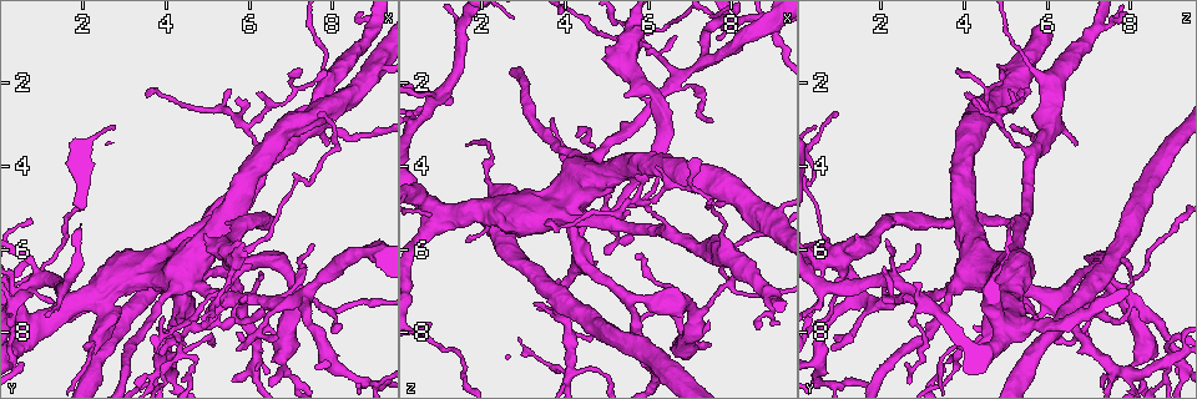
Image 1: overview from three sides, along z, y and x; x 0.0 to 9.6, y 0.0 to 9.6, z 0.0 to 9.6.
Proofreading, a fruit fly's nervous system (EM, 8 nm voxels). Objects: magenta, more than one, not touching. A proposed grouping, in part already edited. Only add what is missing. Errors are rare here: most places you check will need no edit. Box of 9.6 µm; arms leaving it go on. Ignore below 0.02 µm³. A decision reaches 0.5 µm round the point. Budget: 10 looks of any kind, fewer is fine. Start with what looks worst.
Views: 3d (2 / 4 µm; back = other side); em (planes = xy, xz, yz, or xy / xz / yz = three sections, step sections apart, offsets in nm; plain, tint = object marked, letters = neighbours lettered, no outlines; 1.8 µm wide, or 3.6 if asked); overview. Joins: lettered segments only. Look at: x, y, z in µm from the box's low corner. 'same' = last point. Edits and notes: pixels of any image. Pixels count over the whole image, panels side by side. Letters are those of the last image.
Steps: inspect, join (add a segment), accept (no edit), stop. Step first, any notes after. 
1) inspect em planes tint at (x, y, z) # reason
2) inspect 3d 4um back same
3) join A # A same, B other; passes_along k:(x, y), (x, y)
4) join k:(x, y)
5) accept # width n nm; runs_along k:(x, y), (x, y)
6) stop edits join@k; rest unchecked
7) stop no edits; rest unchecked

inspect 3d 4um at (5.85, 5.25, 4.15) # abrupt turn

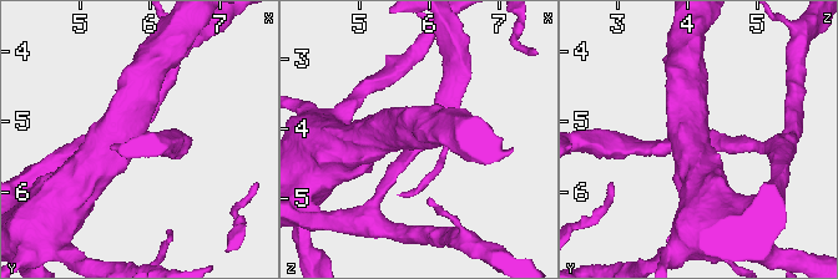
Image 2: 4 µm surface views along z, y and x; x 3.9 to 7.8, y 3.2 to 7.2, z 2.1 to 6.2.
inspect em 3.6um planes plain same # now the EM

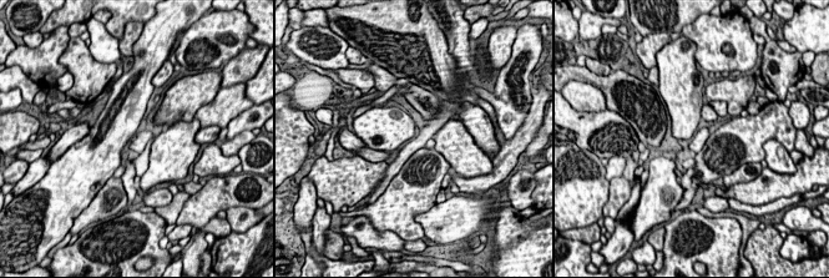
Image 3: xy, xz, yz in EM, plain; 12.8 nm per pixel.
inspect em 3.6um planes letters same # see the neighbours

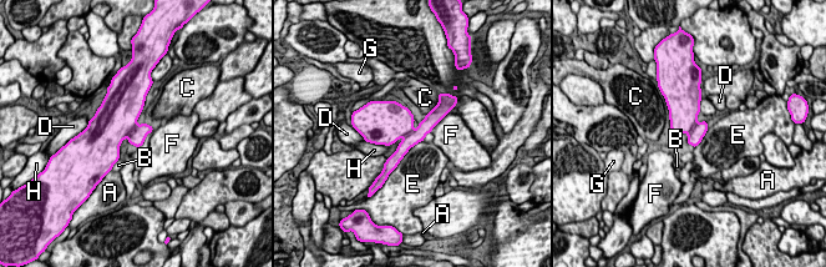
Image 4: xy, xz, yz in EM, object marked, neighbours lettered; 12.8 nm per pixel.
accept # longest_contact E 550 nm; A other, B other, C other, D other, E other, F other, G other, H other; no lettered segment goes on from it

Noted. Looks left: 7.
inspect 3d 4um back at (0.90, 6.70, 2.40) # looks like a crossing

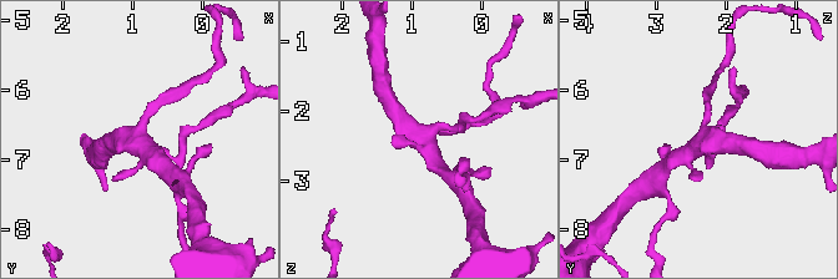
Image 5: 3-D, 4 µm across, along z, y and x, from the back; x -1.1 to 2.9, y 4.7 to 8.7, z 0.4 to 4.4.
inspect em xz step 4 plain at (0.95, 6.75, 2.30) # shape alone is not enough

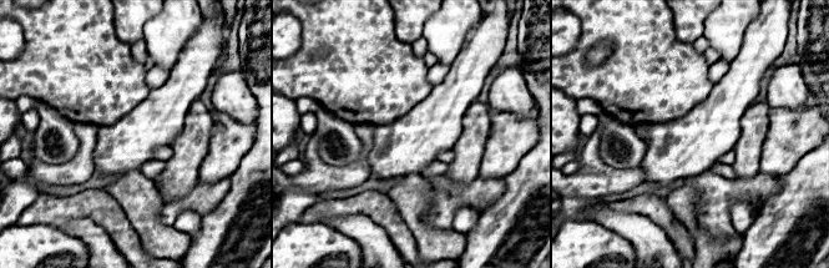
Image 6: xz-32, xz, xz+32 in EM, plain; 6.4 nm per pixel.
inspect em xz step 4 letters same

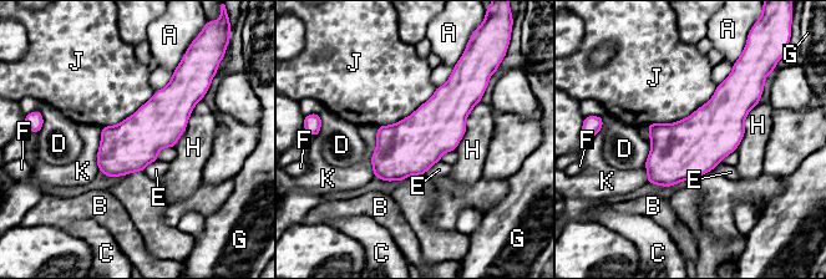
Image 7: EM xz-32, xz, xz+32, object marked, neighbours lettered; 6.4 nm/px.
accept # A other, B other, C other, D other, E other, F other, G other, H other, J other, K other; border 7:(718, 85), (688, 116), (644, 125); no lettered segment goes on from it

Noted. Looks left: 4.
inspect 3d 2um at (7.60, 2.75, 0.95) # long arm stops here

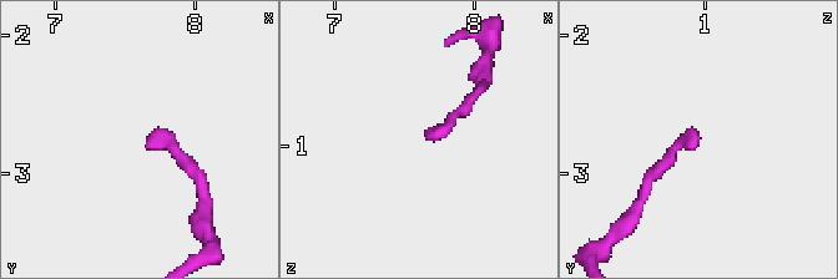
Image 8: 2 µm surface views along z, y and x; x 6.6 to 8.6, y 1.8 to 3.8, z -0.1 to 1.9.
inspect em planes plain at (7.66, 2.80, 0.92)

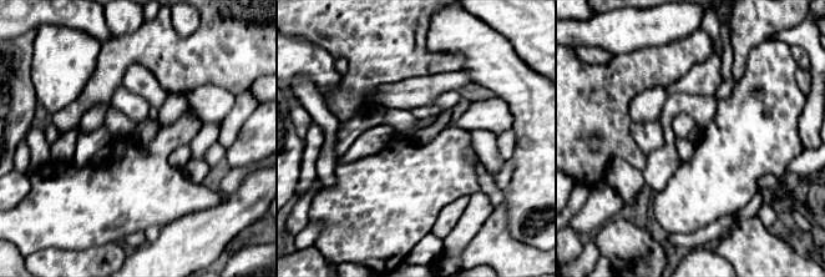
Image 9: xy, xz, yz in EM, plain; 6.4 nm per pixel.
inspect em planes letters same # see the neighbours

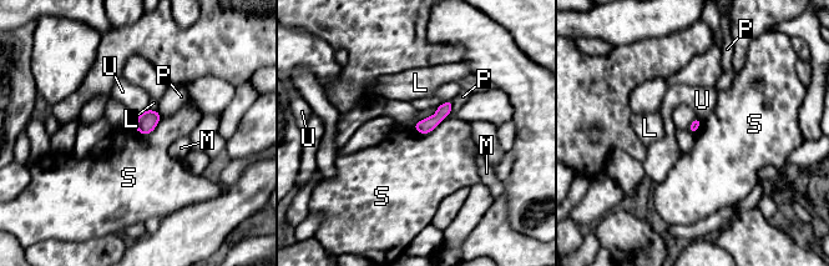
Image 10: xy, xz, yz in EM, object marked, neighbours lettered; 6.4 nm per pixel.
accept # L other, M other, P other, S other, U other; no lettered segment goes on from it

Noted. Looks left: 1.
stop no edits; rest unchecked

